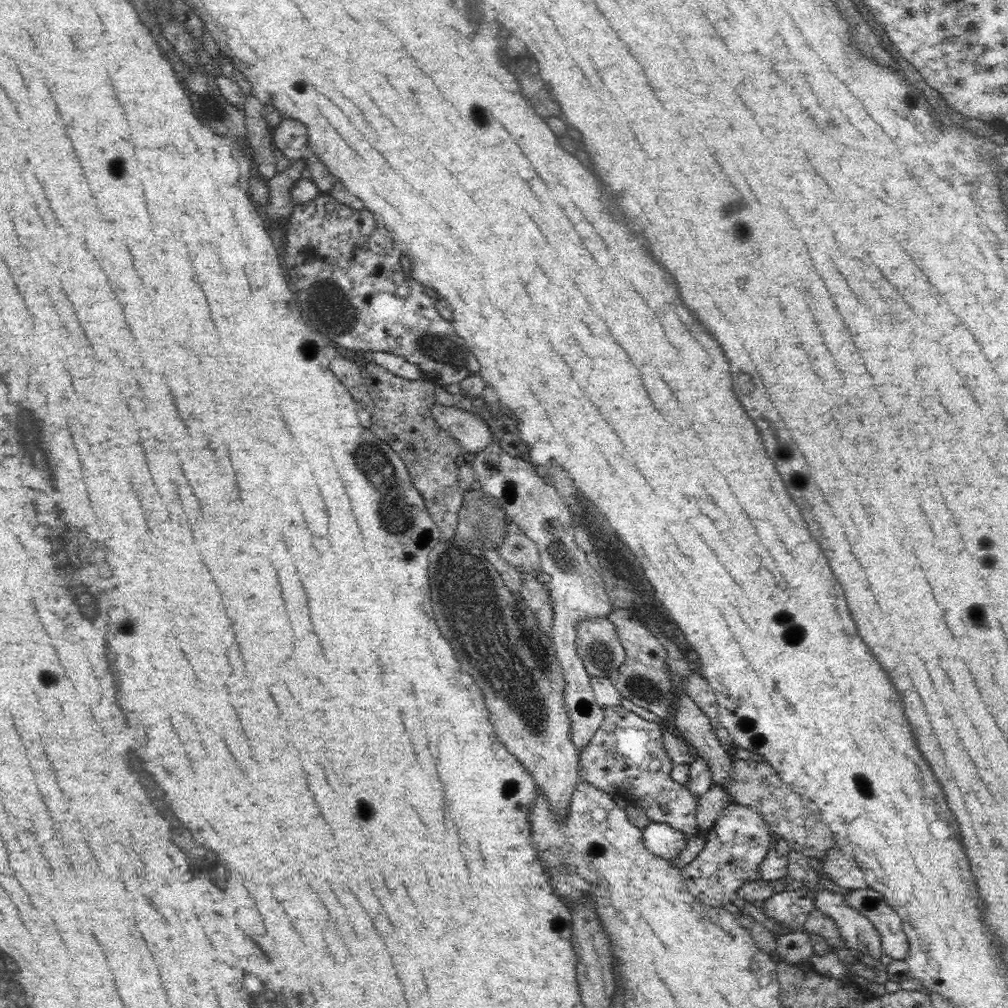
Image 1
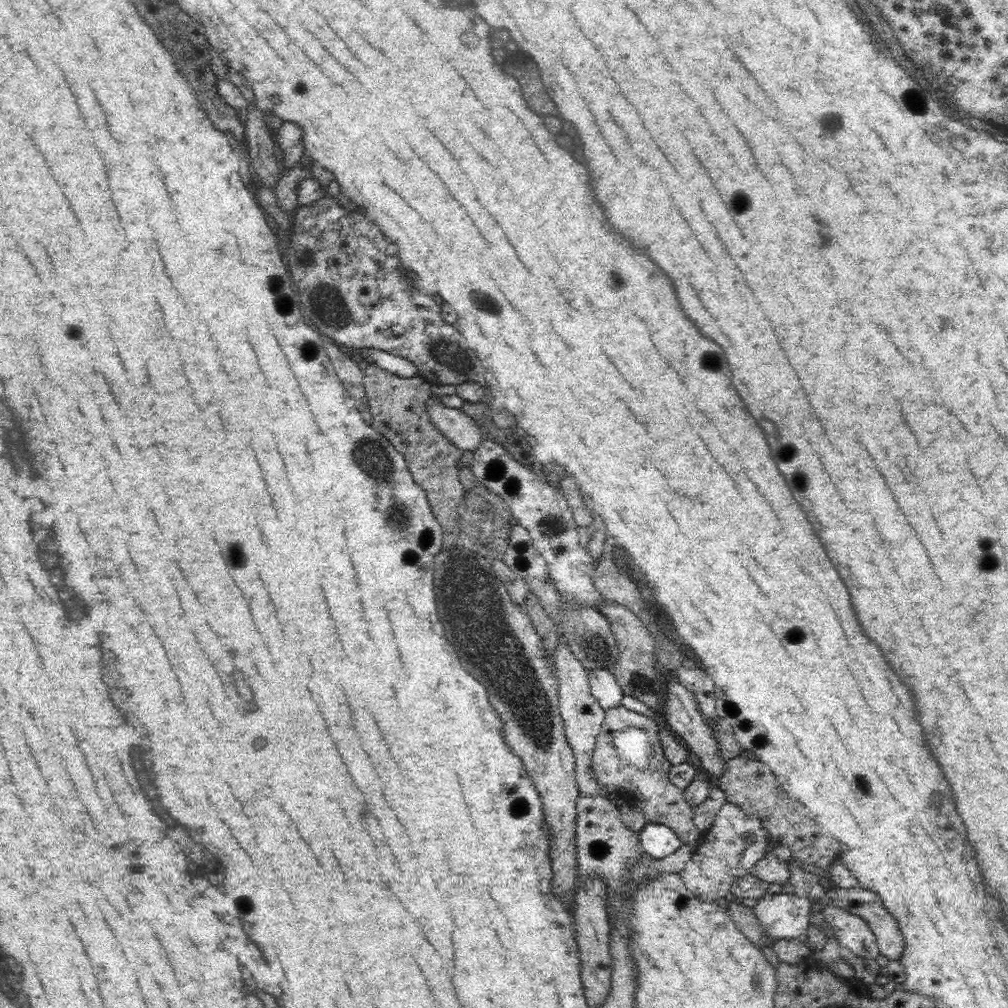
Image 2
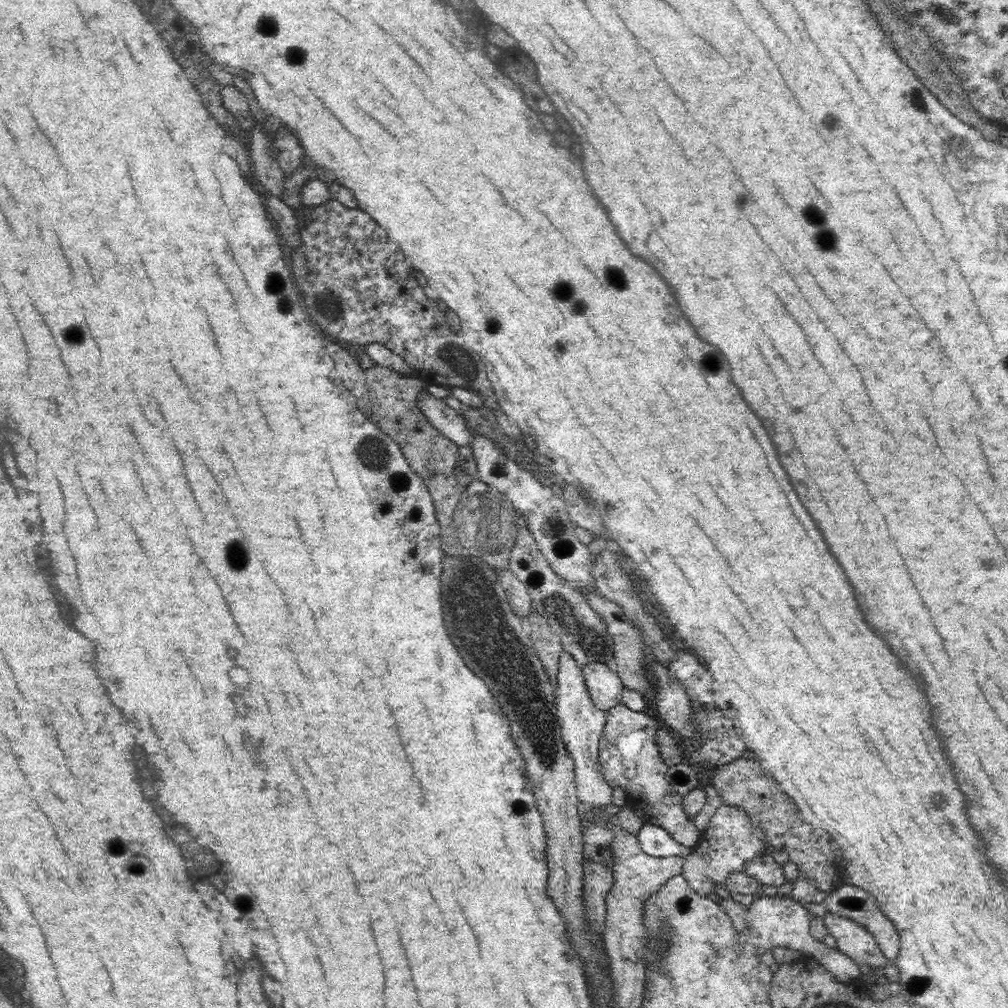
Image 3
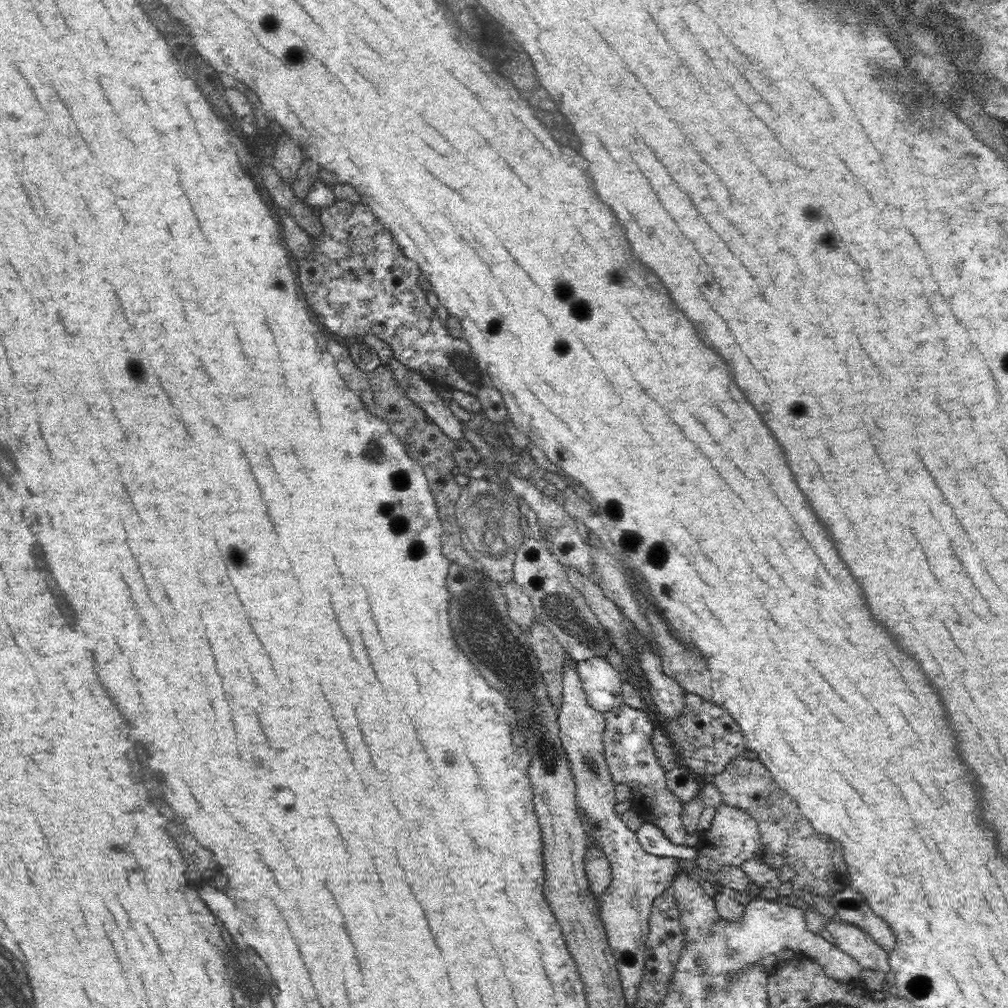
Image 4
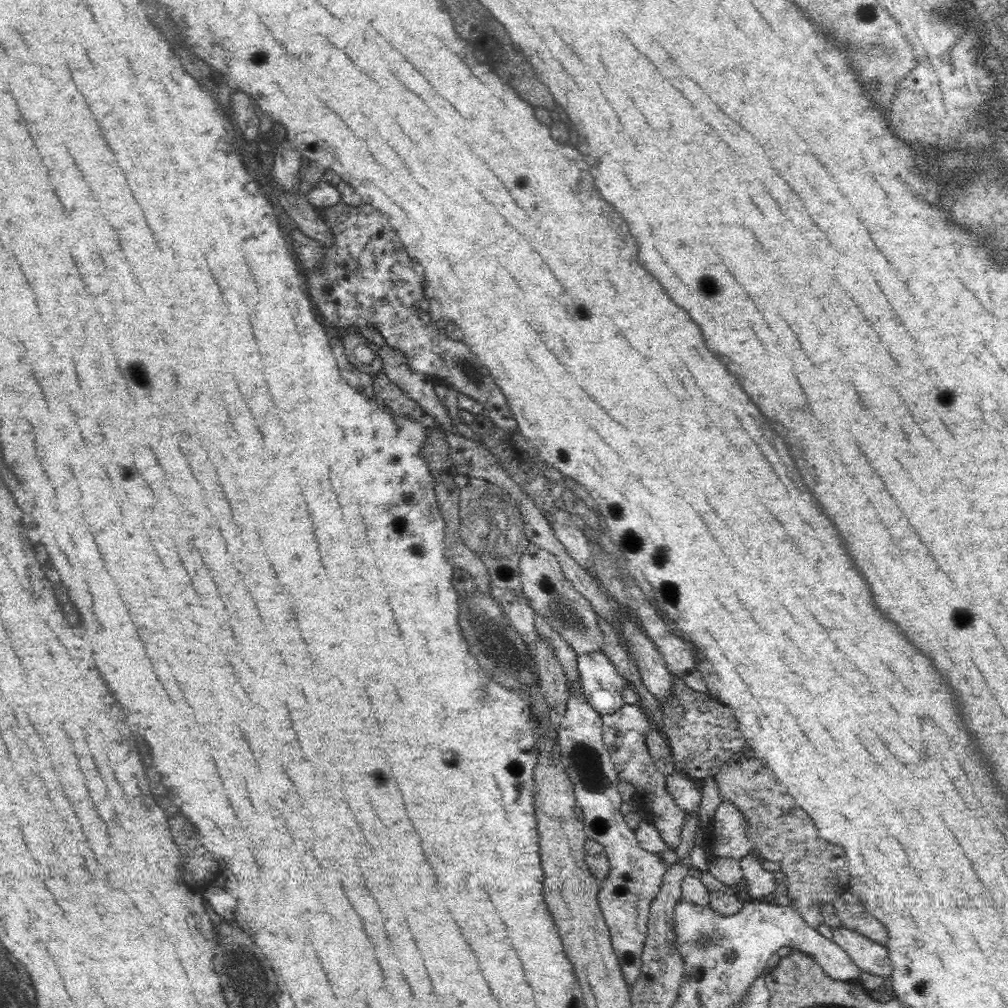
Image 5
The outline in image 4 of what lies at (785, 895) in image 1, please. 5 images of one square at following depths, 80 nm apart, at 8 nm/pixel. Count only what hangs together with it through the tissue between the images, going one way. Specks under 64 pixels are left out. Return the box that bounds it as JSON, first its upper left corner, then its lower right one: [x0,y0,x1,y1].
[694,898,863,989]

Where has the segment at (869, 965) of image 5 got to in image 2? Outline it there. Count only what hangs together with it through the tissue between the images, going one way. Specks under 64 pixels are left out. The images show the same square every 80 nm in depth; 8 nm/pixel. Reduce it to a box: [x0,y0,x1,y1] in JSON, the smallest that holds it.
[818,896,881,959]

